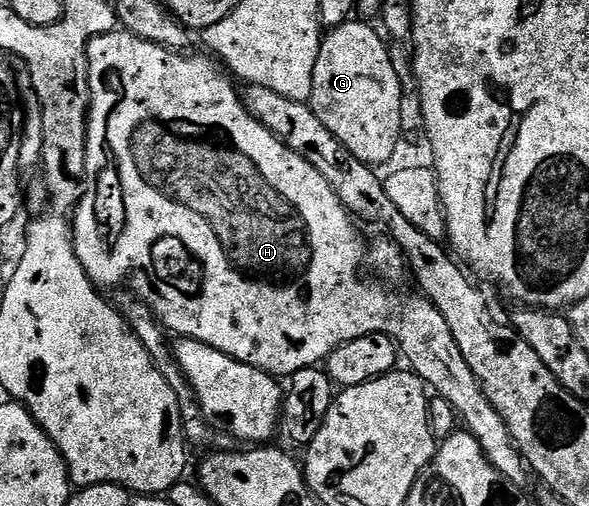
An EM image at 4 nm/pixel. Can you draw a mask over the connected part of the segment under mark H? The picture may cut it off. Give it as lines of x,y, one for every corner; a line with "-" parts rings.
124,30
94,36
89,41
89,135
94,141
97,139
99,147
109,148
109,156
98,162
97,173
94,176
92,173
91,176
91,184
93,180
94,186
97,187
97,205
82,203
71,220
73,248
77,251
79,262
90,280
101,290
126,284
161,319
162,326
174,332
174,337
203,342
239,362
268,372
274,378
290,378
304,368
316,368
339,346
355,342
355,338
381,332
384,336
392,338
404,363
405,360
409,363
406,365
417,373
418,378
424,380
436,395
451,402
464,431
470,432
479,442
491,466
495,466
495,470
499,470
499,474
503,474
510,484
521,486
525,480
525,472
527,476
527,465
503,418
499,418
495,406
491,406
487,394
478,384
471,366
467,366
463,354
459,354
459,346
455,346
455,338
451,335
443,314
439,314
433,303
420,295
400,296
399,293
392,292
389,289
392,287
380,279
364,280
361,277
361,263
364,265
367,260
367,244
361,241
356,228
358,225
349,209
344,208
339,202
335,190
327,186
327,178
323,178
323,174
319,174
319,170
315,170
315,166
311,166
307,158
299,158
295,150
291,150
282,140
275,138
275,134
271,134
267,126
263,126
261,121
245,109
242,93
233,89
234,81
220,68
221,73
208,55
185,55
189,54
166,48
164,44
147,42

